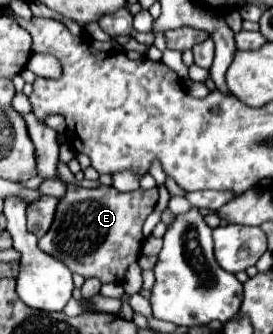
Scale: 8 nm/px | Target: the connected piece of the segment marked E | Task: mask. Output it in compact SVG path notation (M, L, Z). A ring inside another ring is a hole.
M68 184L64 200L58 202L56 218L38 248L56 256L72 272L84 278L98 278L102 282L122 282L130 264L138 262L142 250L142 224L158 202L158 188L118 192L116 188L76 188ZM138 252L138 254L136 254Z

